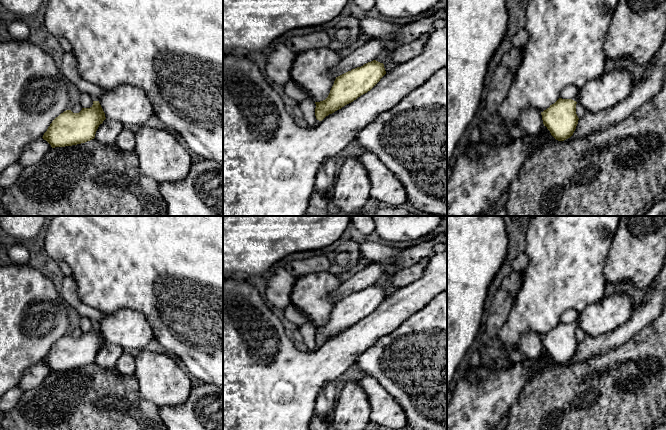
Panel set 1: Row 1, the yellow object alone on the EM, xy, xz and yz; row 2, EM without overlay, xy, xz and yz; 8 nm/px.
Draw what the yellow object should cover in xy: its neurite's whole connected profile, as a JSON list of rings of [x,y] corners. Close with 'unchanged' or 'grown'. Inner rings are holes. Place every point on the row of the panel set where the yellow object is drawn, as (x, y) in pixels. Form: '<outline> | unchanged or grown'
[[[99,101],[79,113],[66,110],[56,117],[43,135],[52,148],[85,143],[95,138],[100,124],[106,119]]] | unchanged

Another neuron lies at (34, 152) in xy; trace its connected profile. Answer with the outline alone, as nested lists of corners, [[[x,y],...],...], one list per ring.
[[[43,138],[35,140],[24,149],[18,163],[24,167],[37,164],[51,148],[51,145]]]

